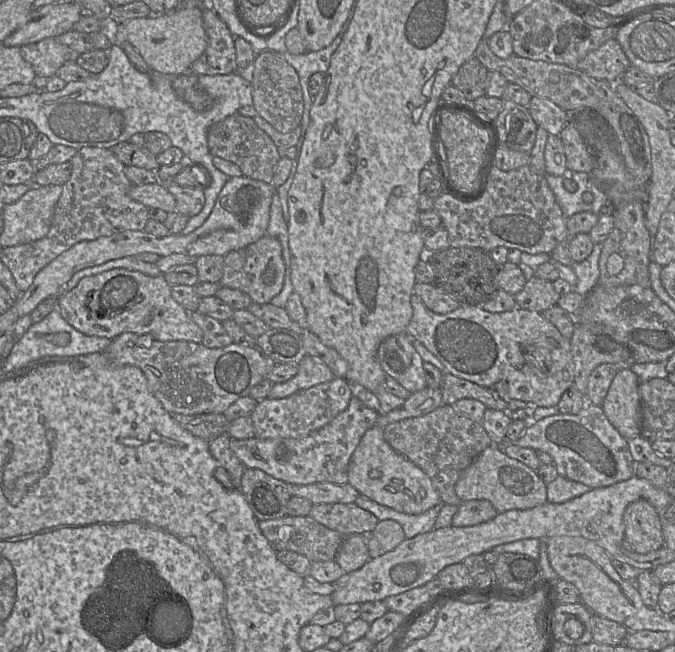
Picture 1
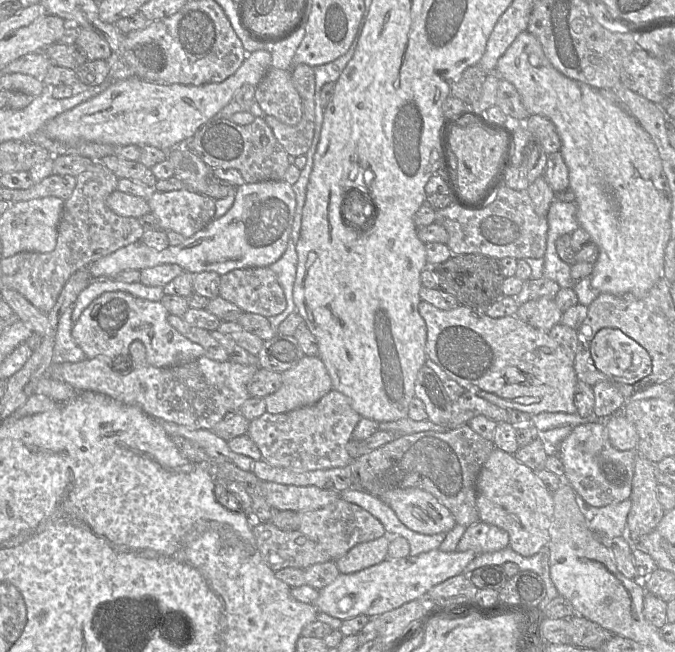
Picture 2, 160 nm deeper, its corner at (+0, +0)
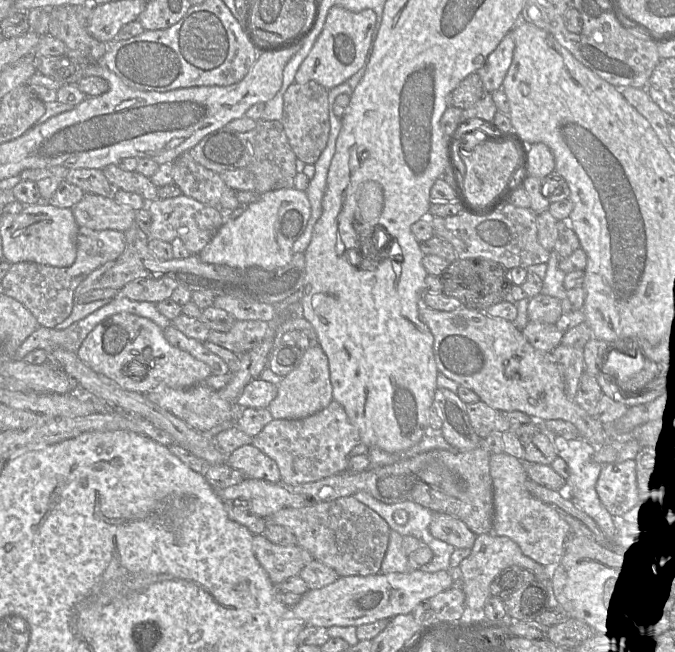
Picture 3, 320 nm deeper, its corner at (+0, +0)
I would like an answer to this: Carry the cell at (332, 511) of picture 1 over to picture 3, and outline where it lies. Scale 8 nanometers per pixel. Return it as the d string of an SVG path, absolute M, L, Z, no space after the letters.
M353 496L304 508L281 509L264 519L266 524L288 528L296 537L297 545L306 549L314 560L332 568L339 577L380 573L389 543L389 525L379 514Z

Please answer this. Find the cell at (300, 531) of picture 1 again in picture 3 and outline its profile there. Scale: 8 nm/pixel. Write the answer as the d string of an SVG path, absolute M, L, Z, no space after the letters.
M262 534L253 536L252 548L259 564L275 586L289 577L299 576L300 571L314 560L299 545L277 545Z

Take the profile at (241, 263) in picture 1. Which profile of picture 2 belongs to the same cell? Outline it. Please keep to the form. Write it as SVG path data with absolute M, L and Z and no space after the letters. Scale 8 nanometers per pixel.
M269 267L239 268L222 275L219 296L245 313L267 318L286 308L283 289Z

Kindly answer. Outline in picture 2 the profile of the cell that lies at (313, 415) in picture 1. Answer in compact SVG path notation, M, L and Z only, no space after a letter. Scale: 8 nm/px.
M332 389L313 405L282 414L265 412L250 421L247 434L260 450L262 459L272 466L296 472L337 468L352 461L347 444L361 418L349 399Z

